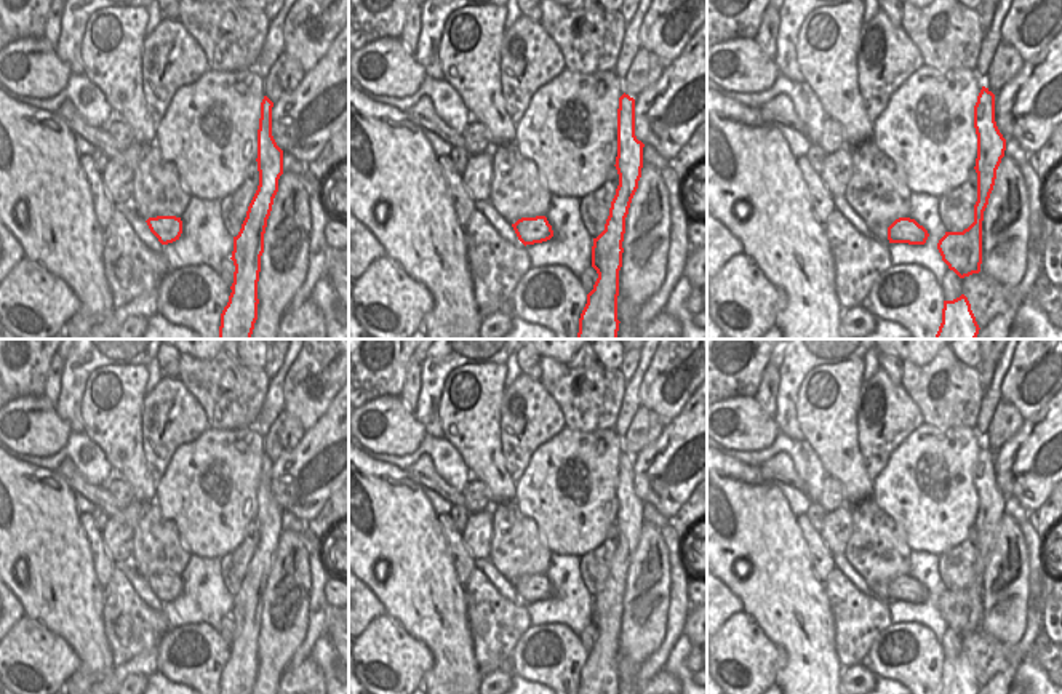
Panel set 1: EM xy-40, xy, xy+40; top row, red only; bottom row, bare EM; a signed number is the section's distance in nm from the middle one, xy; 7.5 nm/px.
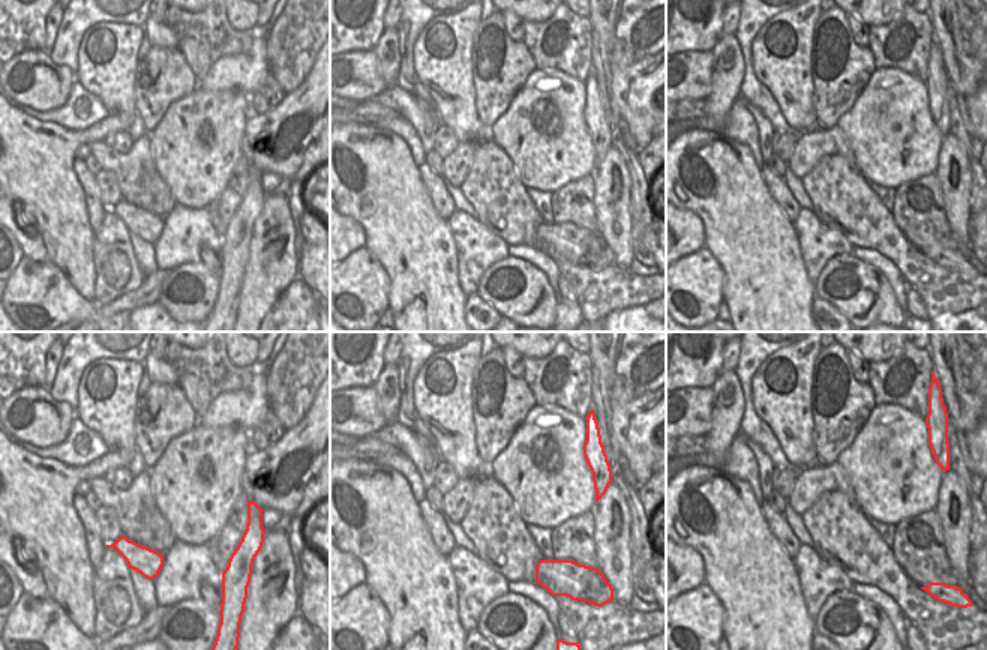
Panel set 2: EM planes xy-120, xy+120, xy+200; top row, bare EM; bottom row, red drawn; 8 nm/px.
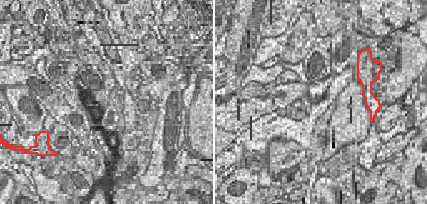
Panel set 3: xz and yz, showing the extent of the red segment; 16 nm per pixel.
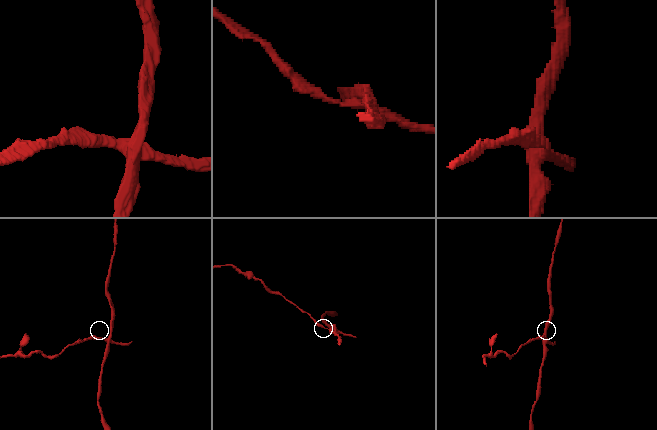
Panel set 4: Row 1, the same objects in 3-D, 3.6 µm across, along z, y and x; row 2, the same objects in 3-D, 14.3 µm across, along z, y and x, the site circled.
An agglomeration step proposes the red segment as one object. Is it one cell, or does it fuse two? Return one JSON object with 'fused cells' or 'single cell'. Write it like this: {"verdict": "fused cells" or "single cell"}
{"verdict": "fused cells"}

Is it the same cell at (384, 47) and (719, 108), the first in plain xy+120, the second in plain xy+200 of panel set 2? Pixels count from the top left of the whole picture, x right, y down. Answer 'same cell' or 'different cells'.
same cell

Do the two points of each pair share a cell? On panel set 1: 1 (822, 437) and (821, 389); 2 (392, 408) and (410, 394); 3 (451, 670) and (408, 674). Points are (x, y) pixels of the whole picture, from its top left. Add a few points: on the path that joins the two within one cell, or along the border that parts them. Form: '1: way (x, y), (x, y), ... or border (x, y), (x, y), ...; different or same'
1: way (822, 426), (822, 400); same
2: border (399, 397), (413, 411); different
3: border (413, 637), (432, 656), (432, 669), (426, 677); different

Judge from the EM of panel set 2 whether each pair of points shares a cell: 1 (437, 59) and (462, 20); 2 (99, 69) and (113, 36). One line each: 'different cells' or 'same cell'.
1: same cell
2: same cell

